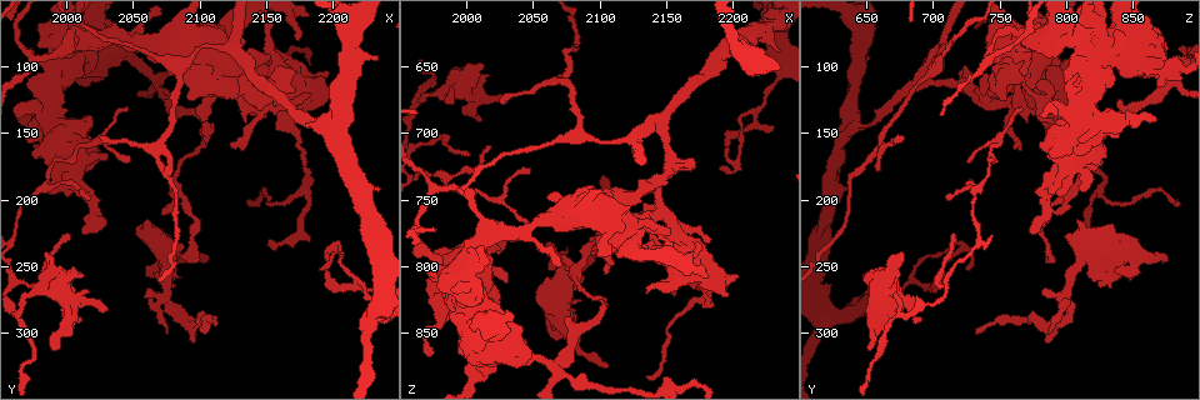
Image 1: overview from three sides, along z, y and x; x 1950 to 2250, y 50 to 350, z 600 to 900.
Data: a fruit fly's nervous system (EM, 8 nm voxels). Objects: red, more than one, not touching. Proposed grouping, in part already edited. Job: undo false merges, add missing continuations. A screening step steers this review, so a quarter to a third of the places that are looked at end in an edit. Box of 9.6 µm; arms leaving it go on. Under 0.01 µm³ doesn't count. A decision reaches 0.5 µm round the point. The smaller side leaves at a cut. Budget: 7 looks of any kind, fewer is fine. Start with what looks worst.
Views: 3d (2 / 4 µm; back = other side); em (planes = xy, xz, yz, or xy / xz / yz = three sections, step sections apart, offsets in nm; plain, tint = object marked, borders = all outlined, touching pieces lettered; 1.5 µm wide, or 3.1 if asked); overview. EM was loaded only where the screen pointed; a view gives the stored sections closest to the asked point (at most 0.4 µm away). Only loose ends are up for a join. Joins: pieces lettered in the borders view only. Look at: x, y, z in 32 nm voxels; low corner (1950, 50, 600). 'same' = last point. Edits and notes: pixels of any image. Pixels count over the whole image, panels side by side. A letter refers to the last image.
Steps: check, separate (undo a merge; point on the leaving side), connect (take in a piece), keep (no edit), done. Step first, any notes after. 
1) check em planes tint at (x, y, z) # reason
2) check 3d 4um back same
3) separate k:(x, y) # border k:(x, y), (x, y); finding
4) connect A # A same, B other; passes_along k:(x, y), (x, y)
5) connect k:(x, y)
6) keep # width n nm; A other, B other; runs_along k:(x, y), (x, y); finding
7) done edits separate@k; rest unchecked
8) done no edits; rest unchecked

check em planes borders at (2104, 300, 730) # branch stops here

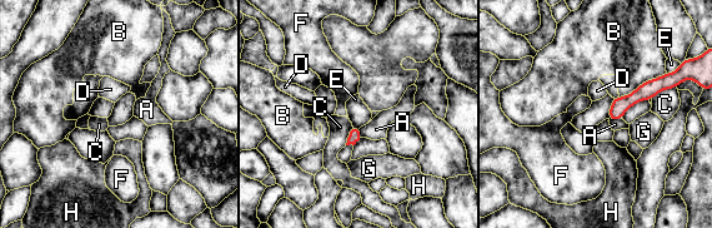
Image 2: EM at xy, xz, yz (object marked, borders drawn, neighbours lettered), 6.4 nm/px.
keep # A other, B other, C other, D other, E other, F other, G other, H other; runs_along 2:(662, 79), (626, 102), (611, 117); no lettered piece goes on from it

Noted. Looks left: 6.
check em planes borders at (2106, 246, 874) # branch stops here

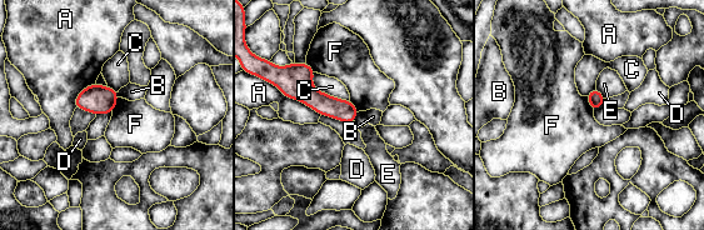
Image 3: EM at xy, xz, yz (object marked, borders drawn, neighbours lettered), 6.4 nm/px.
keep # width 100 nm; A other, B other, C other, D other, E other, F other; border 3:(585, 96), (593, 111); no lettered piece goes on from it

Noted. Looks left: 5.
check 3d 4um at (2044, 130, 768) # tapers out

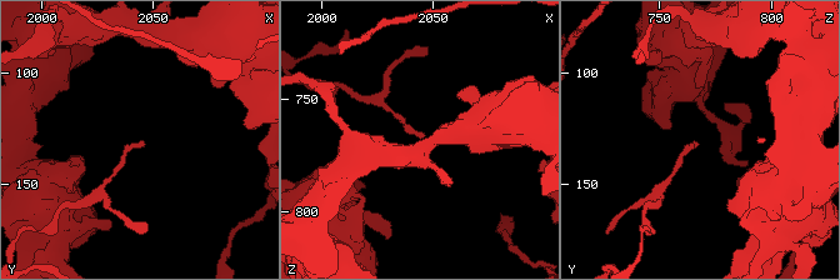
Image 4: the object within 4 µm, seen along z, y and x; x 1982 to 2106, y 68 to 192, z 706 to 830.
check em xy step 4 plain at (2045, 132, 767)

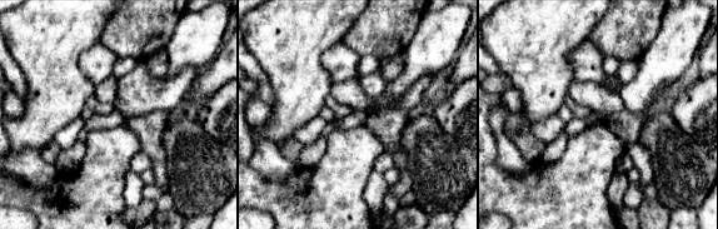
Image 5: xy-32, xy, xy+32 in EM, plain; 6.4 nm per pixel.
check em xy step 4 borders same

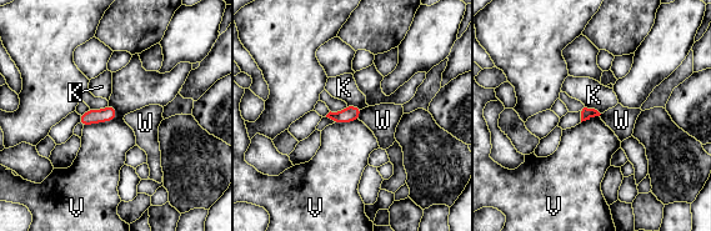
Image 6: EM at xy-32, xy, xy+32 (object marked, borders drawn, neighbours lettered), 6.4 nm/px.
keep # K other, V other, W other; border 6:(585, 106), (594, 108), (600, 114); none of them fits

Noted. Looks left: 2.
done no edits; rest unchecked

